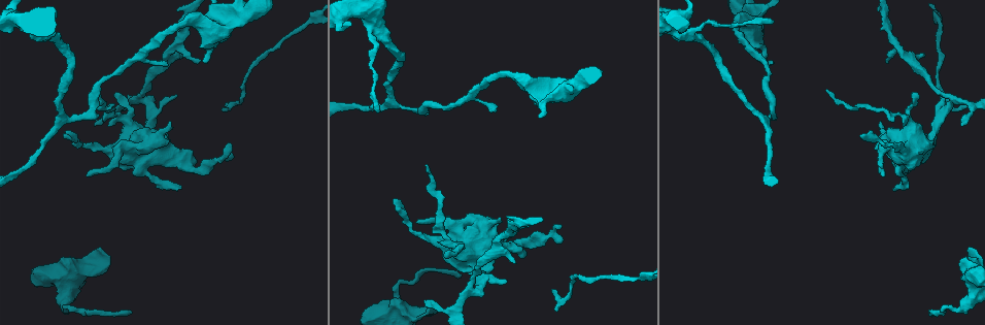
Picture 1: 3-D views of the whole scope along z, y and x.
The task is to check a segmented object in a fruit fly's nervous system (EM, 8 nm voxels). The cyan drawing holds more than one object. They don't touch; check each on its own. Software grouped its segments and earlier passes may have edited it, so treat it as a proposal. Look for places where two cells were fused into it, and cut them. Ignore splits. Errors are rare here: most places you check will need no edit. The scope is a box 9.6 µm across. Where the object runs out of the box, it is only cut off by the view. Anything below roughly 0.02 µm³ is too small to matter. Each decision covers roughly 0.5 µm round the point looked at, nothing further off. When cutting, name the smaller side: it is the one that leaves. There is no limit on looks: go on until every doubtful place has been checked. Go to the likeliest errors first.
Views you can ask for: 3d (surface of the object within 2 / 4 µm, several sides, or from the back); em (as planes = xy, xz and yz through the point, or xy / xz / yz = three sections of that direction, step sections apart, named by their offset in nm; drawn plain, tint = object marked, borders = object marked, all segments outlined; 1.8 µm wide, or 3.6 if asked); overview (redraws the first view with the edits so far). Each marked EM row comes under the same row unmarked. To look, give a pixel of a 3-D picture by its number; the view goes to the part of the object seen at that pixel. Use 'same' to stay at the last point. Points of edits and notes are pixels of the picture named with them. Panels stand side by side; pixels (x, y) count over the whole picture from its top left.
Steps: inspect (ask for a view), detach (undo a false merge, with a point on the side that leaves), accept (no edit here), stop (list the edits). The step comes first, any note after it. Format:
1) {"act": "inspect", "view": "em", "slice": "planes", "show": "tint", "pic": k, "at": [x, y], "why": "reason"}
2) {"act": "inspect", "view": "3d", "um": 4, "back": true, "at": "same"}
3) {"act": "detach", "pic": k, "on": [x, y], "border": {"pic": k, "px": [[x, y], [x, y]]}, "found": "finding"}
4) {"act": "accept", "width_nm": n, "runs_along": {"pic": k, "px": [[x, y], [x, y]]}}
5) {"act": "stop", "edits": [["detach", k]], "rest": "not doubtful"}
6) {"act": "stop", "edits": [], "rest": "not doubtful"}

{"act": "inspect", "view": "em", "slice": "xy", "step": 4, "show": "tint", "pic": 1, "at": [475, 237], "why": "sharp bend"}

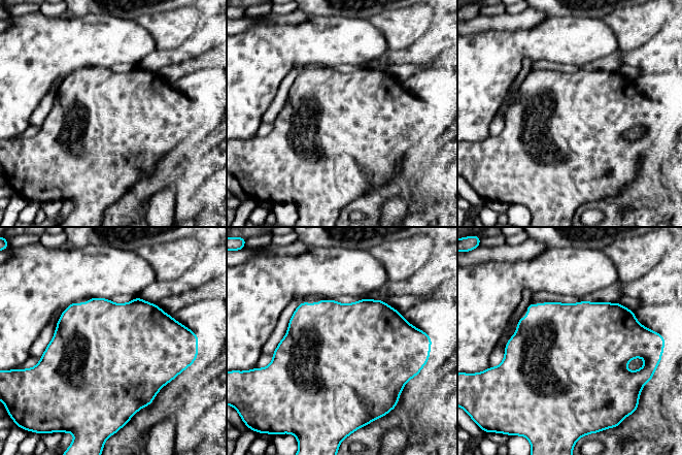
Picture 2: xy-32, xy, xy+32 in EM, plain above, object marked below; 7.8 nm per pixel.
{"act": "inspect", "view": "em", "slice": "planes", "show": "tint", "at": "same"}

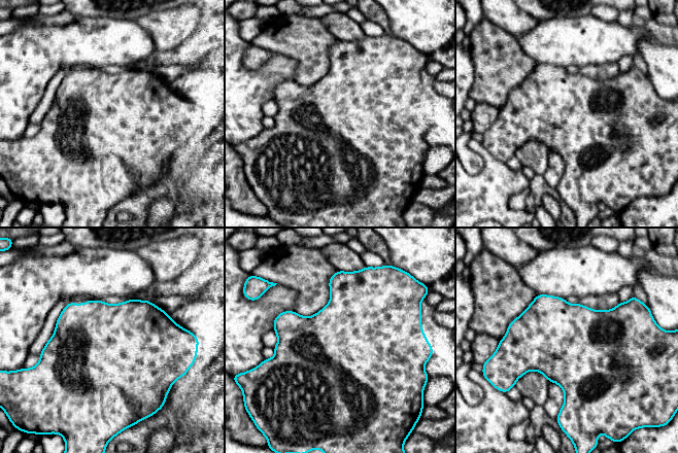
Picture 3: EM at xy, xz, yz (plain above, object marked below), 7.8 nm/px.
{"act": "accept", "found": "continuous, no second cell"}

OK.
{"act": "inspect", "view": "3d", "um": 2, "pic": 1, "at": [704, 26], "why": "calibre changes"}

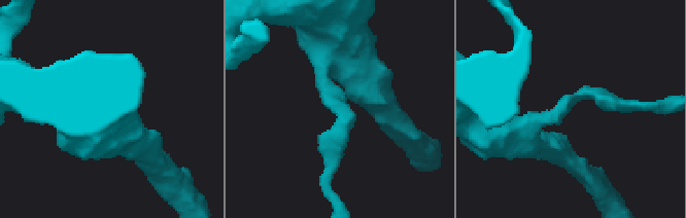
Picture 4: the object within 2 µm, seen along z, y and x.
{"act": "inspect", "view": "em", "slice": "planes", "show": "tint", "pic": 4, "at": [341, 105]}

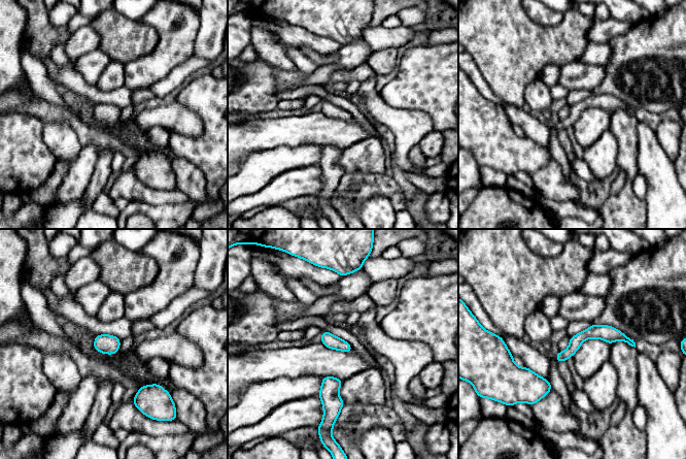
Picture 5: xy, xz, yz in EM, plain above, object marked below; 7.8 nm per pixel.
{"act": "accept", "width_nm": 100, "found": "all the same cell"}

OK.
{"act": "inspect", "view": "3d", "um": 4, "pic": 1, "at": [505, 245], "why": "sudden change in width"}

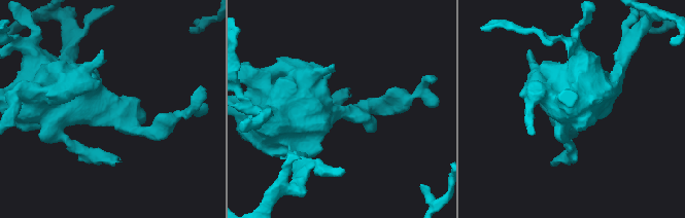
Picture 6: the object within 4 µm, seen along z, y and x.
{"act": "inspect", "view": "em", "um": 3.6, "slice": "planes", "show": "tint", "pic": 6, "at": [335, 114], "why": "need the tissue"}

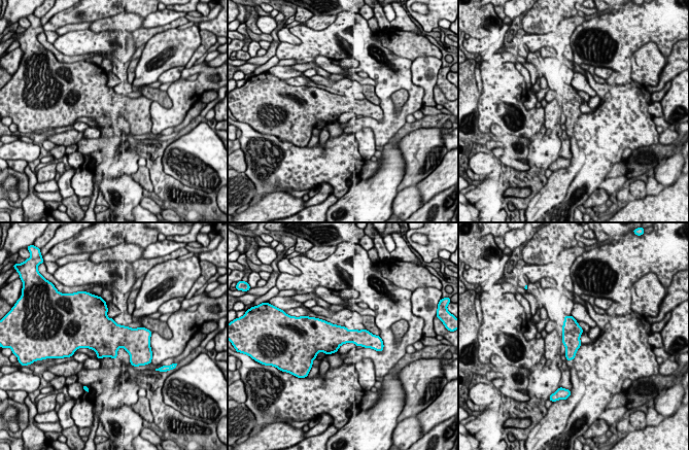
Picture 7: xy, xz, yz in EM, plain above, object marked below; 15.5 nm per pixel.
{"act": "accept", "found": "continuous, no second cell"}

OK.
{"act": "inspect", "view": "3d", "um": 4, "back": true, "pic": 1, "at": [109, 148], "why": "abrupt turn"}

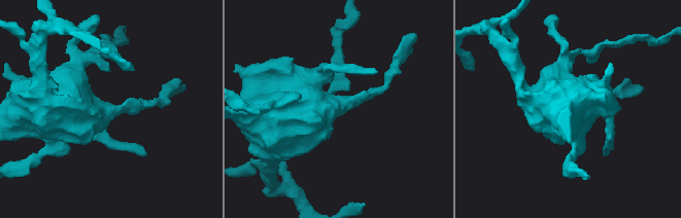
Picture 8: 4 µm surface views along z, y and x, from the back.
{"act": "inspect", "view": "em", "um": 3.6, "slice": "planes", "show": "tint", "pic": 8, "at": [109, 110]}

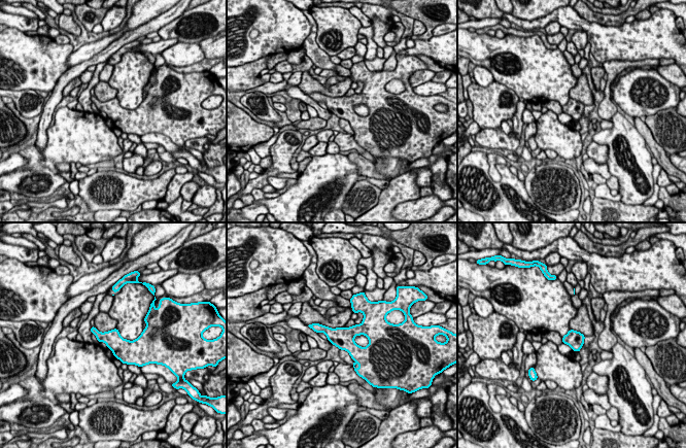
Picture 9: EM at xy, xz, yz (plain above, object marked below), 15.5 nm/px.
{"act": "accept", "width_nm": 280, "runs_along": {"pic": 9, "px": [[315, 326], [372, 337]]}, "found": "one cell here"}

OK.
{"act": "inspect", "view": "3d", "um": 4, "pic": 1, "at": [953, 101], "why": "a fork"}

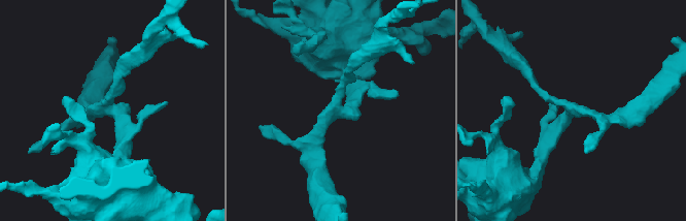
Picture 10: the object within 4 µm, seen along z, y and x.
{"act": "inspect", "view": "em", "slice": "planes", "show": "tint", "pic": 10, "at": [571, 111], "why": "shape alone is not enough"}

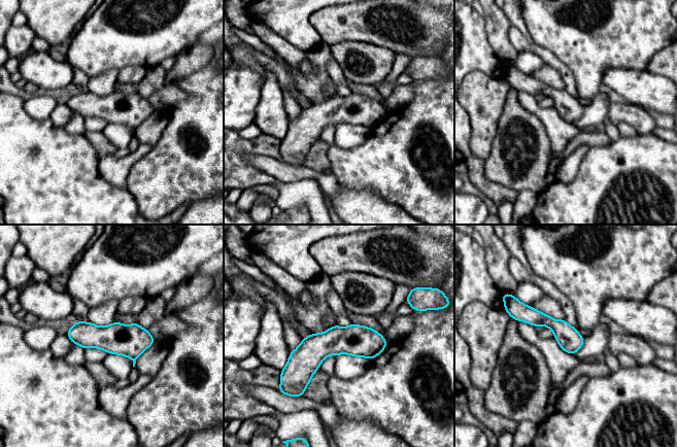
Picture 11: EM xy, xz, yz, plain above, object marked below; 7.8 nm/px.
{"act": "accept", "runs_along": {"pic": 11, "px": [[383, 343], [326, 343], [286, 372]]}, "found": "continuous, no second cell"}

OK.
{"act": "stop", "edits": [], "rest": "not doubtful"}

